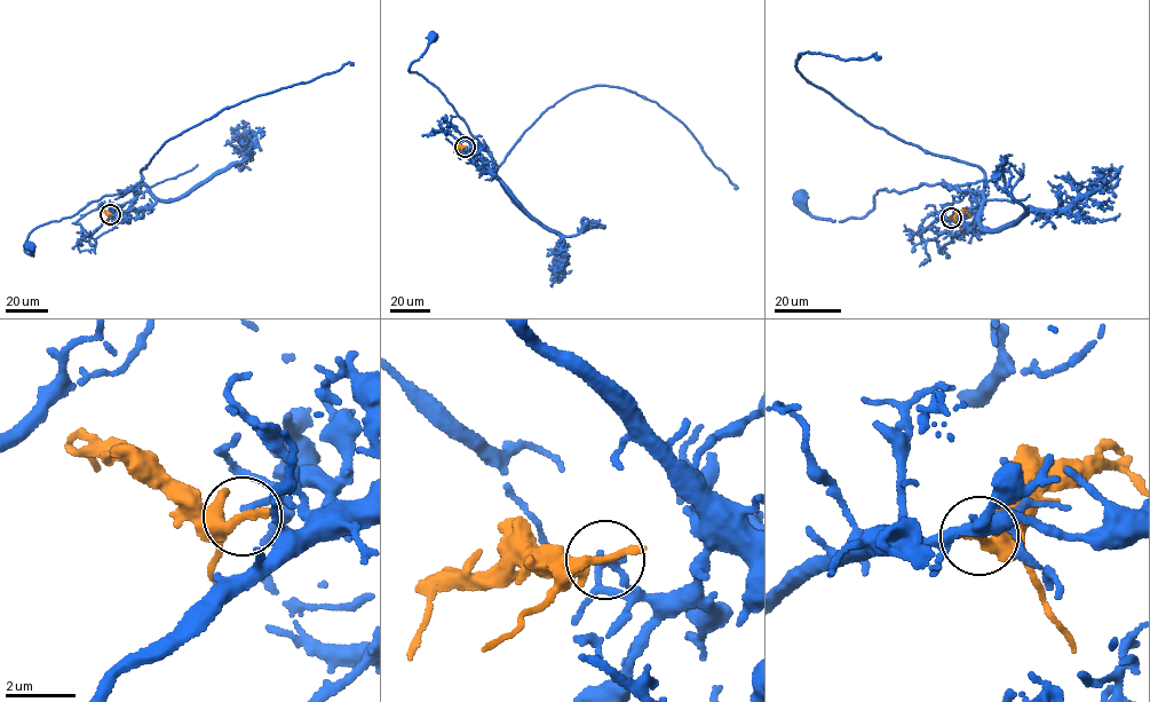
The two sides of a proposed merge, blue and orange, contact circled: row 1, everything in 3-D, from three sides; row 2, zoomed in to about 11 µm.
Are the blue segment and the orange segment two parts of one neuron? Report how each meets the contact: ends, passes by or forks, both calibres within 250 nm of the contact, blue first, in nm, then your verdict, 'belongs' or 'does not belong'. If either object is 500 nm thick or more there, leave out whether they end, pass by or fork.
blue ends | orange ends | 180/320 nm | does not belong

